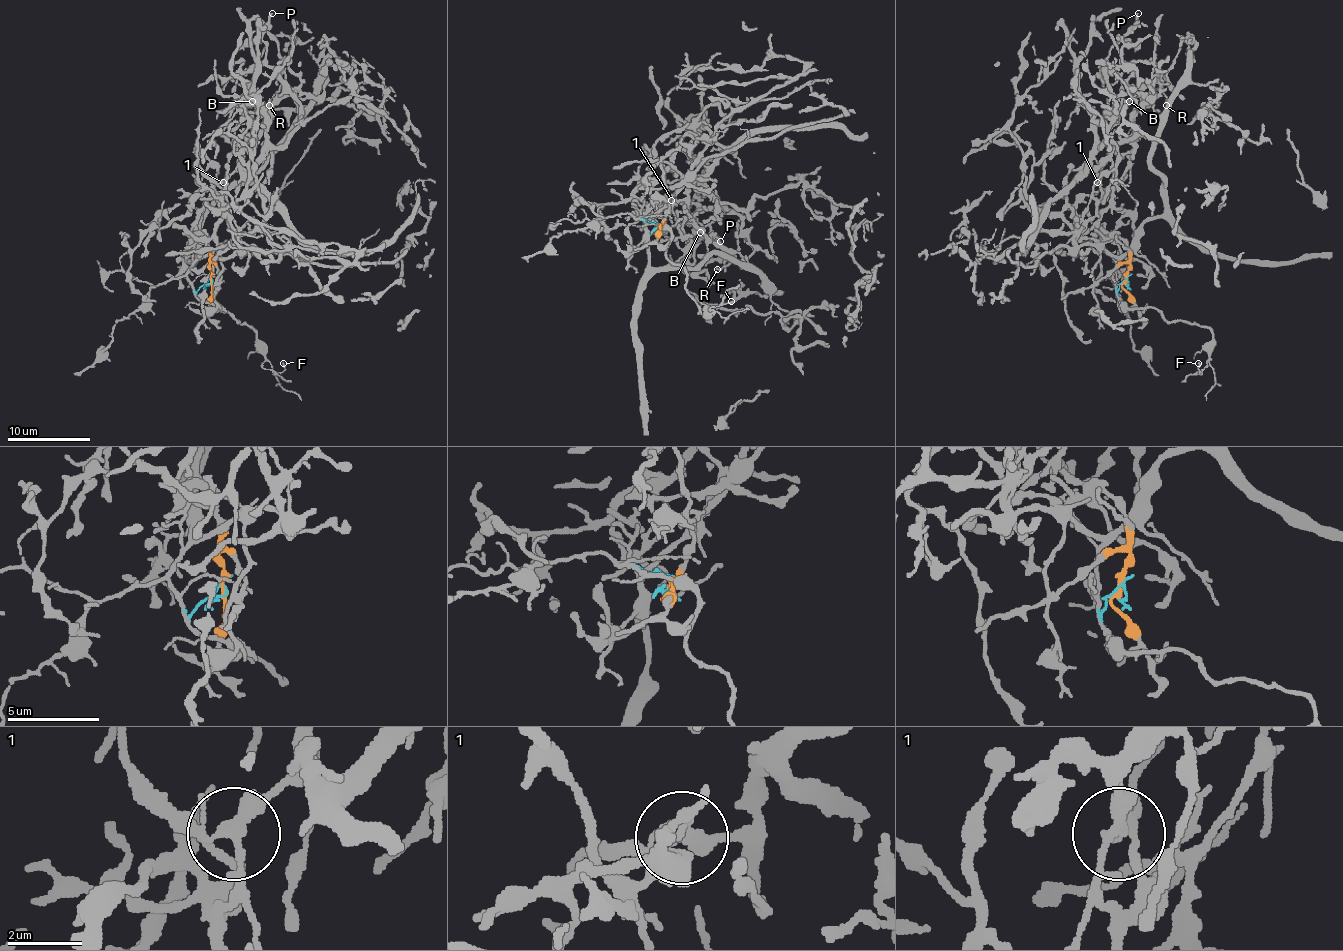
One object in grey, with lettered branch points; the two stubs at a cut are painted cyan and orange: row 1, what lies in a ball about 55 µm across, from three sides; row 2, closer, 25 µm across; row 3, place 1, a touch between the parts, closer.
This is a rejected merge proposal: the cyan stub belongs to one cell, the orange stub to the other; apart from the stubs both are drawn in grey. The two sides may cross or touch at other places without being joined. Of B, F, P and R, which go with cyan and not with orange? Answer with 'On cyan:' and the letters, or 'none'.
On cyan: F, R

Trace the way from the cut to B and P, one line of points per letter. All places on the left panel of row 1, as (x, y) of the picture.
B: (211, 280), (209, 238), (184, 228), (235, 168), (248, 89), (252, 102)
P: (211, 280), (209, 238), (184, 228), (209, 193), (298, 126), (300, 102), (267, 56), (273, 13)

